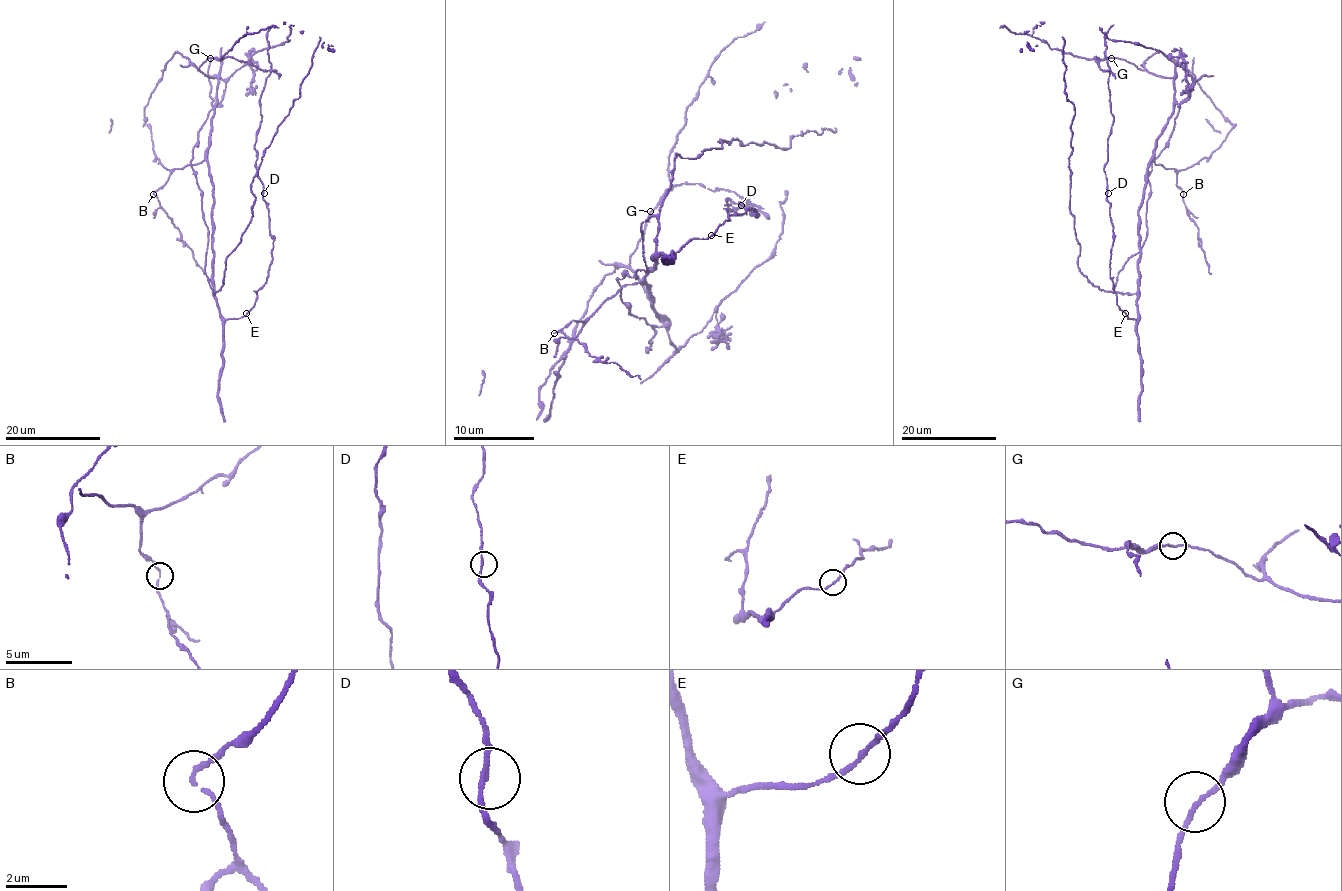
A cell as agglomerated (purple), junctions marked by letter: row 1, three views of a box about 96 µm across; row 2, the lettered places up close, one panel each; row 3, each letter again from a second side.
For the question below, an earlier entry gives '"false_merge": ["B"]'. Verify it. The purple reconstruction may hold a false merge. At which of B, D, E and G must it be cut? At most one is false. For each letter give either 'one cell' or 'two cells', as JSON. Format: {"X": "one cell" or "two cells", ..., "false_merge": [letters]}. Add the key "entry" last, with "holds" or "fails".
{"B": "two cells", "D": "one cell", "E": "one cell", "G": "one cell", "false_merge": ["B"], "entry": "holds"}

